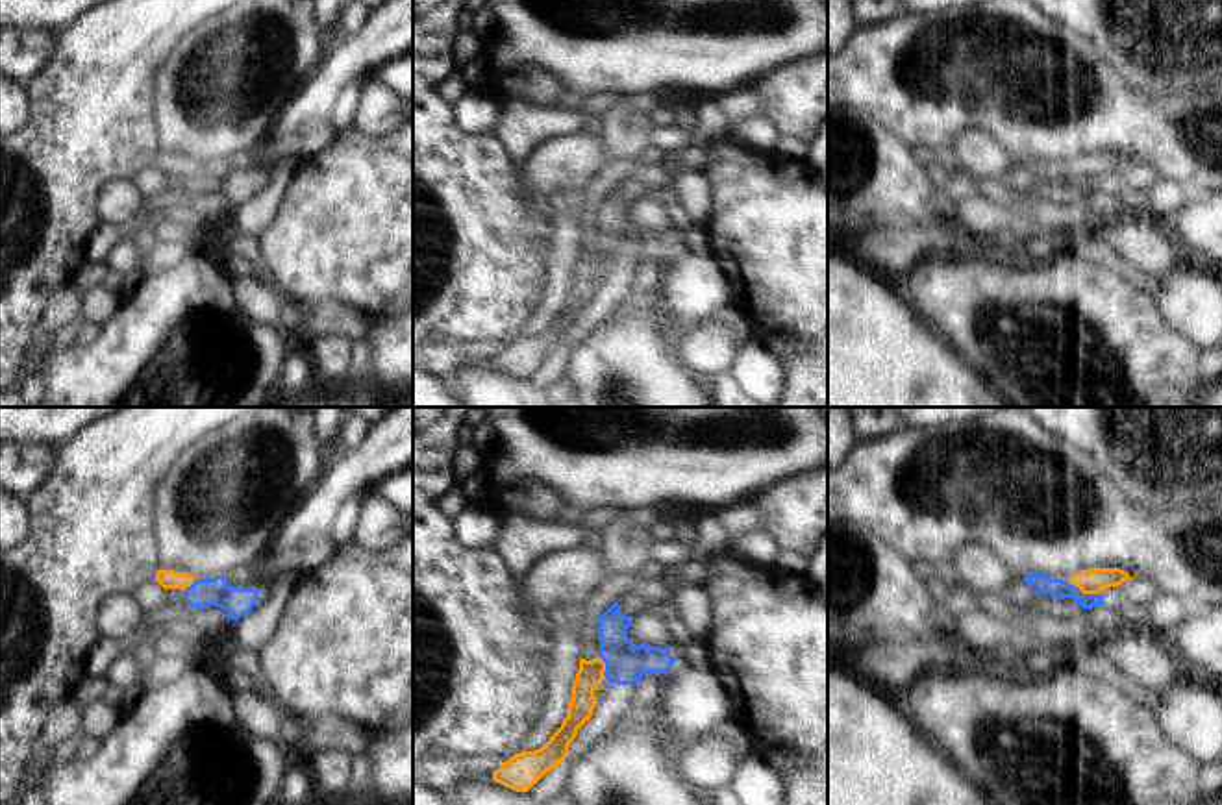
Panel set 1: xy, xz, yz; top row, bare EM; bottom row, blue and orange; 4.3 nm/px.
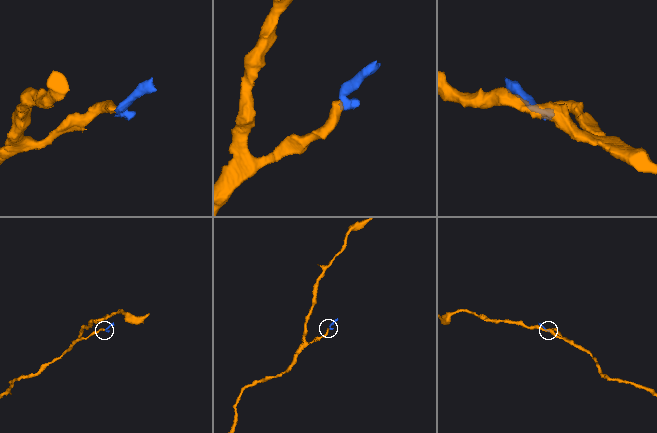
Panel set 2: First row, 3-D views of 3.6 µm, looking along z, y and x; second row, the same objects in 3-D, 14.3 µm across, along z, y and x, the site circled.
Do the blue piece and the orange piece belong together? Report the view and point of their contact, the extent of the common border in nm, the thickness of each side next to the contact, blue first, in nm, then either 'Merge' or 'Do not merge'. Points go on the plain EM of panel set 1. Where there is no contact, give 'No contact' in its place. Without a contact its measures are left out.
Touches blue at yz (1080, 176). Shared border 150 nm. Thickness 80 nm (blue) against 110 nm. Merge.

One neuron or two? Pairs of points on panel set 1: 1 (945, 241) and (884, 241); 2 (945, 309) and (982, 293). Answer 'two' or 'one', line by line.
1: one
2: one

